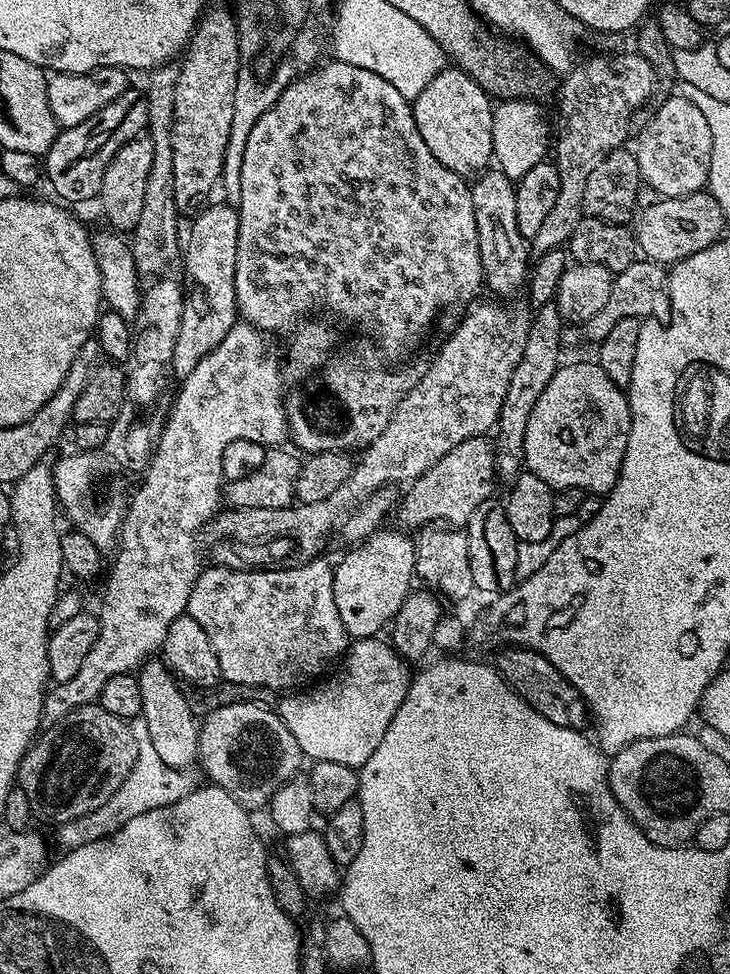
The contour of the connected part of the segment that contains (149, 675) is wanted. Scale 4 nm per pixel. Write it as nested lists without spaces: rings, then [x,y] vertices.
[[[160,658],[147,661],[139,669],[138,679],[142,686],[142,718],[150,730],[154,750],[158,750],[166,766],[188,768],[194,760],[194,717],[184,697],[184,688]]]

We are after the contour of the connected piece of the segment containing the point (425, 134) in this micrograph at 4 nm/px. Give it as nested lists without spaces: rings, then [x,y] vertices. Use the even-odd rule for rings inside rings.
[[[446,66],[432,79],[430,86],[426,86],[426,90],[422,90],[422,94],[411,101],[411,106],[418,134],[422,134],[422,142],[430,146],[430,154],[434,154],[442,166],[454,170],[454,174],[472,178],[493,163],[494,104],[474,78],[455,66]]]

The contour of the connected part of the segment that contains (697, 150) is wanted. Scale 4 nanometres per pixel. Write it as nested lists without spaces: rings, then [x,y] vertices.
[[[672,94],[664,101],[645,126],[638,138],[637,146],[634,146],[636,161],[639,164],[640,176],[643,183],[656,191],[659,197],[684,197],[701,191],[708,183],[711,147],[713,138],[710,126],[707,125],[706,116],[689,99],[682,98],[679,94]]]

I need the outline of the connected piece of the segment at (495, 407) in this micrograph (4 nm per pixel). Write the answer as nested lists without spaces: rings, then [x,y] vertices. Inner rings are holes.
[[[477,303],[471,309],[472,313],[457,326],[452,332],[452,337],[440,348],[440,353],[432,360],[432,365],[424,372],[420,381],[413,383],[404,393],[402,402],[394,410],[386,430],[374,438],[374,442],[363,449],[361,460],[355,461],[350,478],[330,494],[322,502],[310,502],[302,504],[293,503],[287,508],[234,508],[221,510],[212,517],[212,560],[213,565],[221,568],[248,568],[253,563],[252,548],[264,548],[271,540],[280,540],[285,536],[293,540],[298,547],[308,554],[316,554],[320,547],[328,540],[332,531],[341,527],[342,521],[357,504],[360,504],[370,494],[374,494],[379,488],[400,486],[405,482],[417,480],[426,470],[438,462],[458,442],[466,442],[471,436],[483,436],[491,433],[496,426],[496,419],[500,417],[502,410],[502,398],[506,398],[506,389],[510,387],[510,377],[518,362],[522,359],[522,350],[526,346],[526,334],[530,330],[532,312],[527,307],[507,308],[507,303],[480,304]]]

